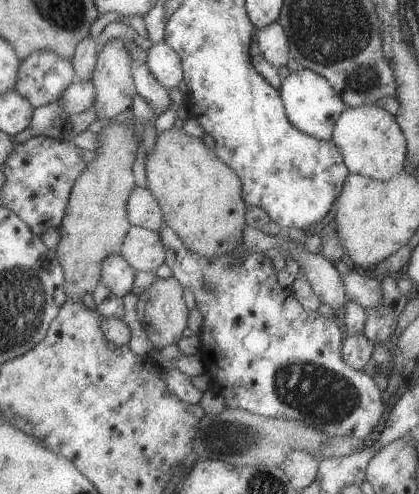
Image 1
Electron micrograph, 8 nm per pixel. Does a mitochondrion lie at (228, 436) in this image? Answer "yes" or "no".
yes

